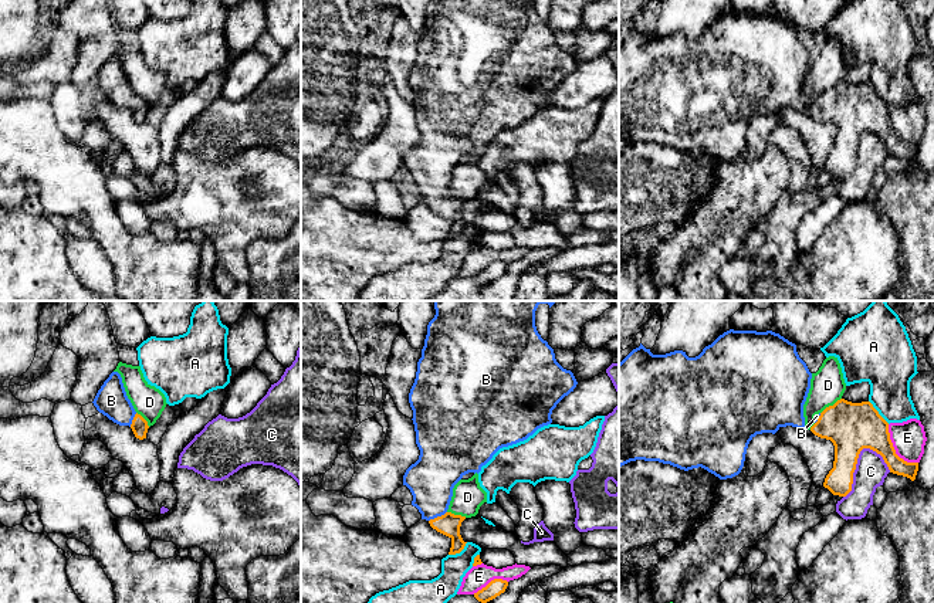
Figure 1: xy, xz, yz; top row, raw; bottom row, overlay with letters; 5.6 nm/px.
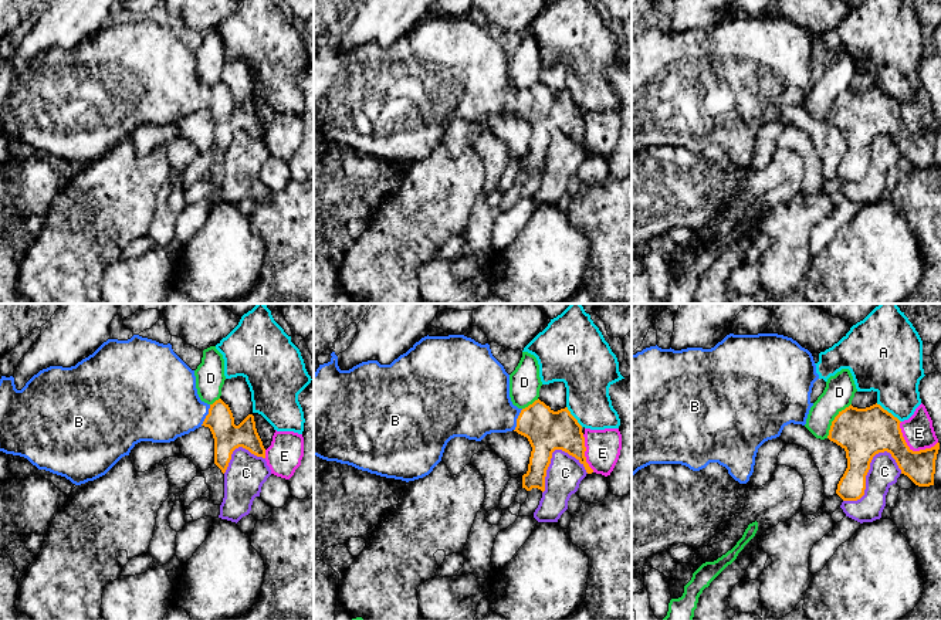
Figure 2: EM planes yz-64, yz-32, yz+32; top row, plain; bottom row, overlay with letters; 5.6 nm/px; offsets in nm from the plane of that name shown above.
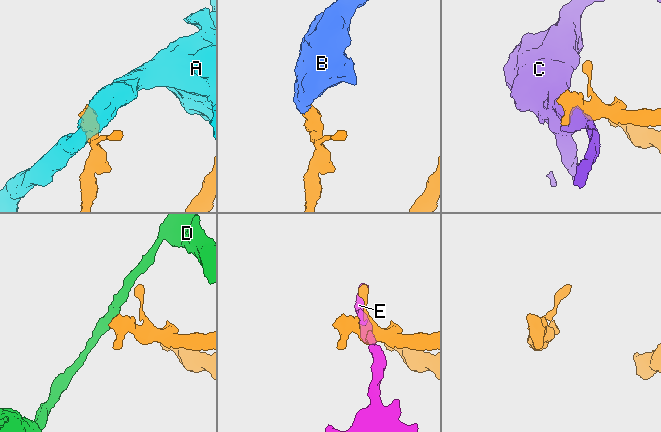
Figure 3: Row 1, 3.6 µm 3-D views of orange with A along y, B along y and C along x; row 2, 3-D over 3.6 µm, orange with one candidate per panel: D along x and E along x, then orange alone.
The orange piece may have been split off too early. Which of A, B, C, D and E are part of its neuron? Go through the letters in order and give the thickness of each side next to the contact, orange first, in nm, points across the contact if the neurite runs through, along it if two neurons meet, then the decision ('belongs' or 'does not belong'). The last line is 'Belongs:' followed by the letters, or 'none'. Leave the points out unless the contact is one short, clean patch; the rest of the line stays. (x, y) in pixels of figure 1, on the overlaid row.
A: 280 nm thick on the orange side, 280 nm on the other; border along yz (869, 400), (889, 423); does not belong
B: 130 nm thick on the orange side, 260 nm on the other; runs through xz (449, 524), (437, 517), (432, 501), (432, 478); belongs
C: 280 nm thick on the orange side, 180 nm on the other; does not belong
D: 280 nm thick on the orange side, 190 nm on the other; border along yz (841, 397), (821, 413); does not belong
E: 260 nm thick on the orange side, 190 nm on the other; does not belong
Belongs: B

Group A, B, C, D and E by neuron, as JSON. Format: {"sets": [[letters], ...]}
{"sets": [["A"], ["B"], ["C"], ["D"], ["E"]]}

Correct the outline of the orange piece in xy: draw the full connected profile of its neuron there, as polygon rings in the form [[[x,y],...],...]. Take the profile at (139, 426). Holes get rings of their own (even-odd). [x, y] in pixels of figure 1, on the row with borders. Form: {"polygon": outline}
{"polygon": [[[112,372],[109,375],[92,403],[99,413],[114,423],[119,426],[129,426],[136,438],[146,438],[149,428],[148,421],[135,411],[118,372]]]}

